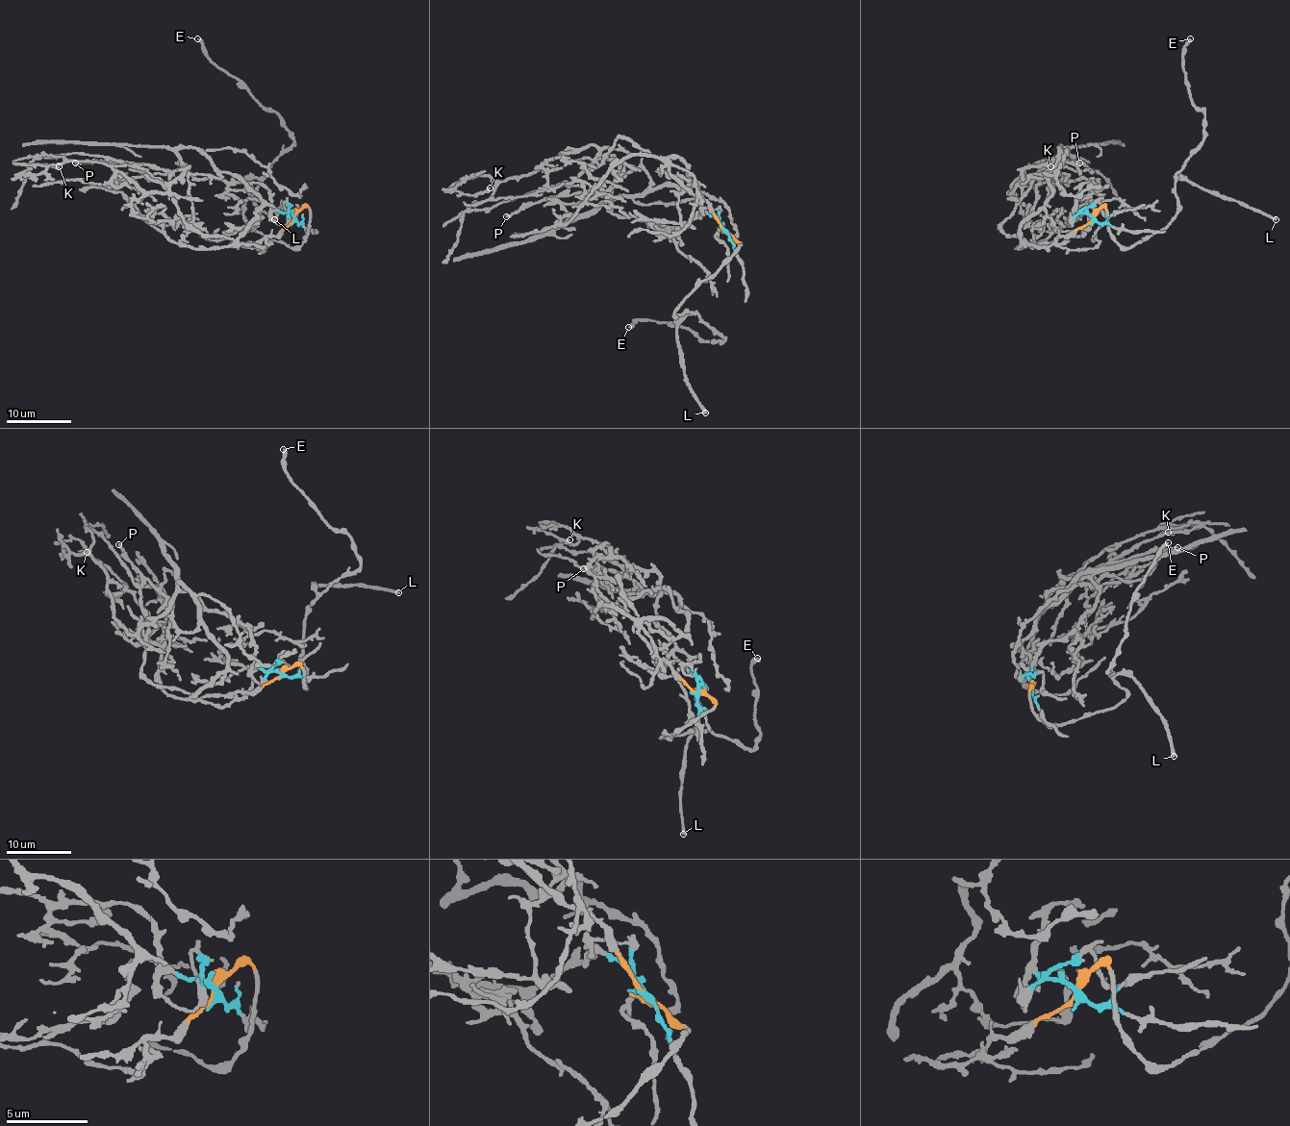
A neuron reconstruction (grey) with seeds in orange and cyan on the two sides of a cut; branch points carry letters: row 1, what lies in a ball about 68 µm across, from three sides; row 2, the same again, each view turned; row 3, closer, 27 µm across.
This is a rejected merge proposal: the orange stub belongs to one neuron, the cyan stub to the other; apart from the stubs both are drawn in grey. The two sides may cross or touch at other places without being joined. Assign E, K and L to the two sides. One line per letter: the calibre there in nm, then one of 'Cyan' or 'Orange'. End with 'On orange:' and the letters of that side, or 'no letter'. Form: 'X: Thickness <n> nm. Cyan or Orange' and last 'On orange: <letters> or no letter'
E: Thickness 320 nm. Orange
K: Thickness 180 nm. Cyan
L: Thickness 280 nm. Orange
On orange: E, L

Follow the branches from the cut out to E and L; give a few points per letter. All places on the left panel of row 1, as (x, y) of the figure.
E: (292, 218), (309, 209), (307, 237), (288, 247), (244, 215), (292, 134), (197, 38)
L: (292, 218), (309, 209), (299, 246), (257, 233), (244, 215), (261, 183), (250, 178), (252, 200), (275, 220)

